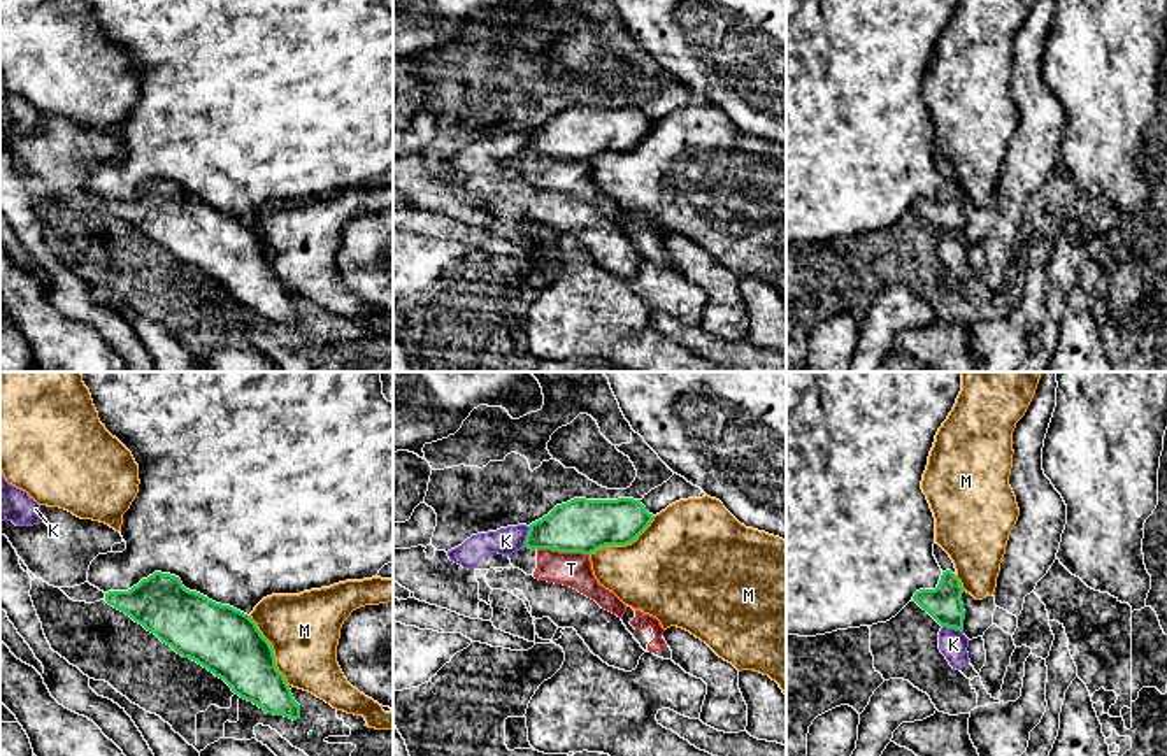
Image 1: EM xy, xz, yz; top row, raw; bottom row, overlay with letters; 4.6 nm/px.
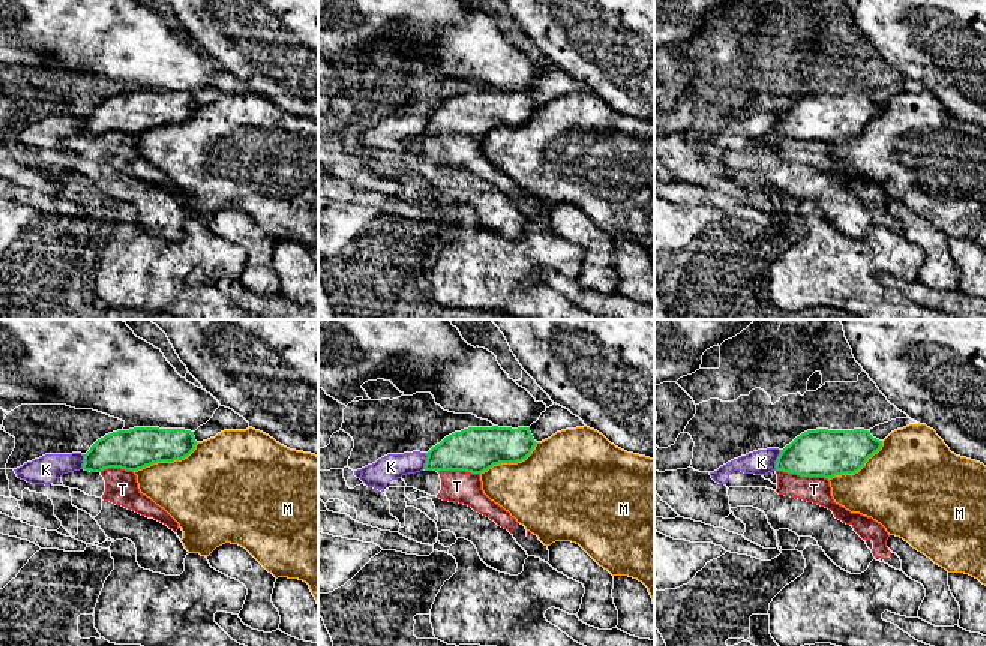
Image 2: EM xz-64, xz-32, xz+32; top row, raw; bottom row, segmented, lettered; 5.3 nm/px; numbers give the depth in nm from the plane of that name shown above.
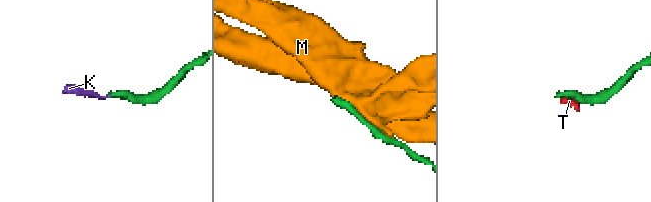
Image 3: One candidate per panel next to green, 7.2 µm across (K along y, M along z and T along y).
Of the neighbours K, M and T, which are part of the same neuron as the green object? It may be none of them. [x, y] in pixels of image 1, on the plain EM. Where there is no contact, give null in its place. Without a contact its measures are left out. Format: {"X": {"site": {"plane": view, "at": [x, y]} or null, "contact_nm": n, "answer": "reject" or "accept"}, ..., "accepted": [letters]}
{"K": {"site": {"plane": "xz", "at": [527, 144]}, "contact_nm": 100, "answer": "reject"}, "M": {"site": {"plane": "xy", "at": [272, 258]}, "contact_nm": 380, "answer": "reject"}, "T": {"site": {"plane": "xz", "at": [564, 158]}, "contact_nm": 240, "answer": "reject"}, "accepted": []}

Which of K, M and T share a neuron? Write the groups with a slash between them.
K / M / T

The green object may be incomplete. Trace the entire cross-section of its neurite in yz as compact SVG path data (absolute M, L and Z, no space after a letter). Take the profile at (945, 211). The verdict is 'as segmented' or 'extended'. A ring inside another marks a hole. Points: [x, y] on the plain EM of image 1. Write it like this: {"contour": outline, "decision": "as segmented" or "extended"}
{"contour": "M935 149L934 163L942 177L935 196L920 196L913 207L927 218L941 233L963 239L965 218L962 210L962 189L949 161Z", "decision": "extended"}

